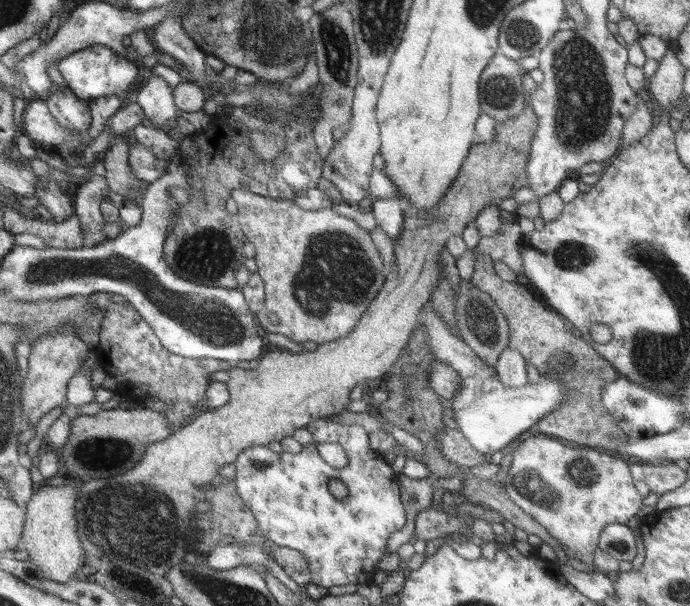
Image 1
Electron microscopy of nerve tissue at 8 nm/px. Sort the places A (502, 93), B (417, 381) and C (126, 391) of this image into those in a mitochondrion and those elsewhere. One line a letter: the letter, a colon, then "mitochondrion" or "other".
A: mitochondrion
B: mitochondrion
C: other

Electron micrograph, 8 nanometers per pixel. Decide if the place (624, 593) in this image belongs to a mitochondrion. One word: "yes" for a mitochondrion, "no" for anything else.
no

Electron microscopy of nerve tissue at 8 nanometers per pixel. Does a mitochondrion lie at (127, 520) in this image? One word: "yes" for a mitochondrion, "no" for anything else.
yes

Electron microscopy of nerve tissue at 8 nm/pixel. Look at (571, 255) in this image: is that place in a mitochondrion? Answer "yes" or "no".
yes

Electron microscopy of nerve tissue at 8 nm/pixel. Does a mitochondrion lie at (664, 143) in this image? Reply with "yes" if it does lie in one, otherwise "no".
no

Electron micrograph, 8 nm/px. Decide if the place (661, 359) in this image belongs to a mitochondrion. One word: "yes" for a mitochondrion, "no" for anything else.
yes

